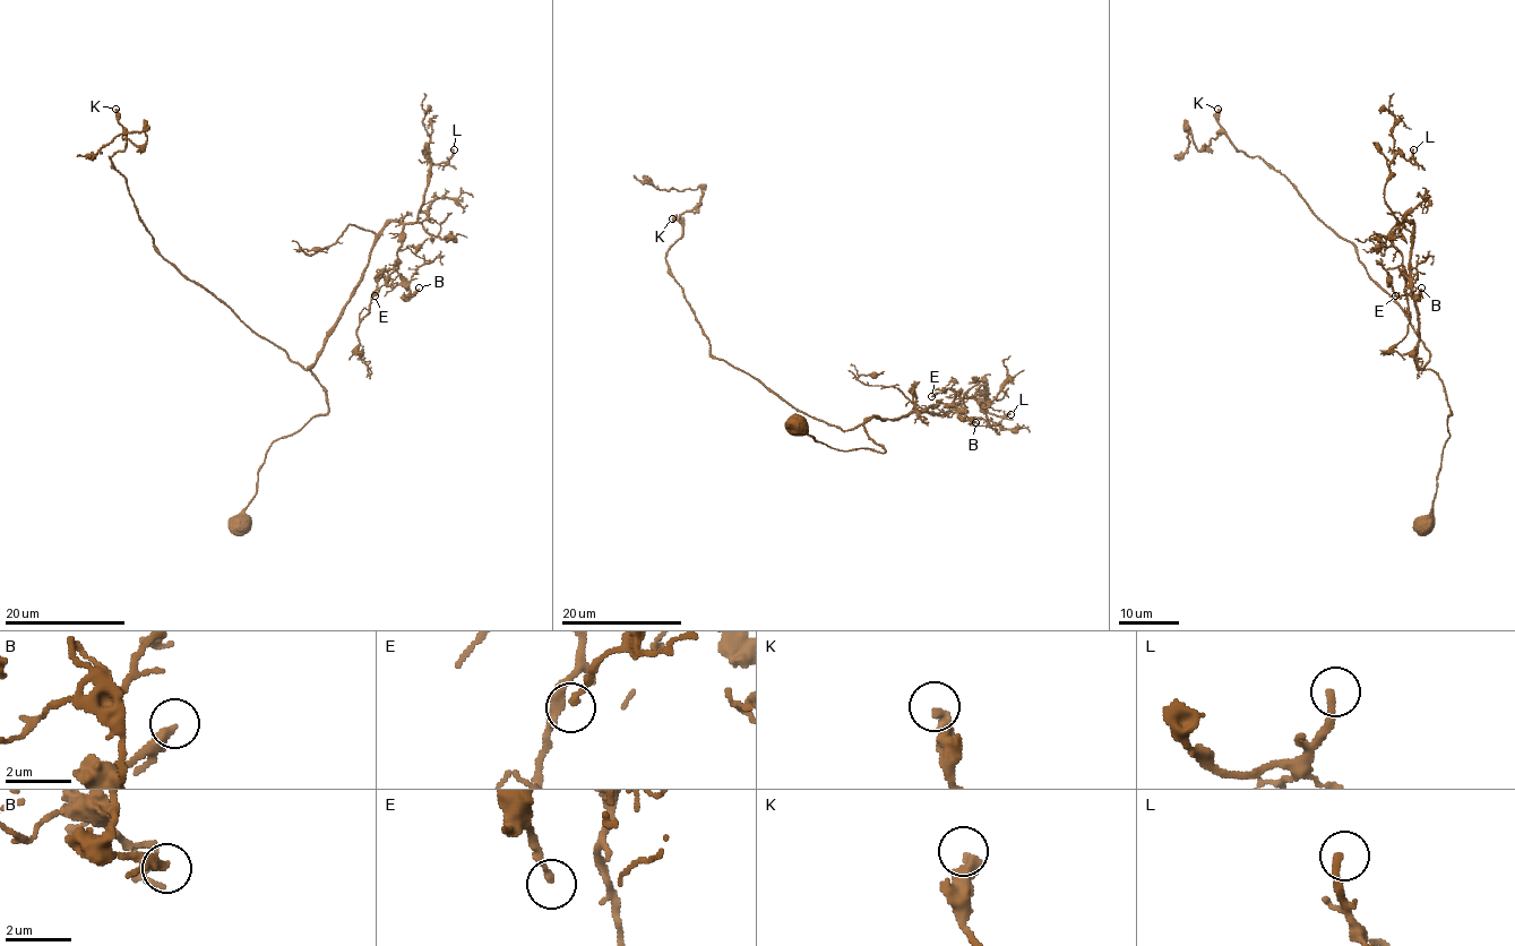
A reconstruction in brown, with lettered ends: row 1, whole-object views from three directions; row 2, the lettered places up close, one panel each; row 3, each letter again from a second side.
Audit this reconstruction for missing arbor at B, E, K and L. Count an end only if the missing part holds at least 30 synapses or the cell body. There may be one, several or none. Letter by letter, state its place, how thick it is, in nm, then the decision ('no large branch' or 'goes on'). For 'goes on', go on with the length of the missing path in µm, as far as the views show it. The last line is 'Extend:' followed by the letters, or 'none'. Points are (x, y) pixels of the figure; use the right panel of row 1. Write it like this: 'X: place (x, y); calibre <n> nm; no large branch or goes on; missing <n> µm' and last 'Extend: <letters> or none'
B: place (1421, 287); calibre 360 nm; no large branch
E: place (1395, 295); calibre 120 nm; no large branch
K: place (1217, 109); calibre 240 nm; no large branch
L: place (1413, 149); calibre 240 nm; goes on; missing 20 µm
Extend: L

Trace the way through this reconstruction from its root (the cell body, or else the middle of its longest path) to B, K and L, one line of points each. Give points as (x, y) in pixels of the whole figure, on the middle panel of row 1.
B: (799, 422), (835, 449), (880, 453), (866, 431), (871, 418), (944, 414), (958, 394), (952, 404), (975, 422)
K: (799, 422), (835, 449), (885, 450), (862, 426), (810, 418), (711, 354), (665, 259), (682, 234), (672, 218)
L: (799, 422), (835, 449), (884, 453), (866, 431), (871, 418), (944, 414), (980, 386), (990, 413), (1010, 414)

